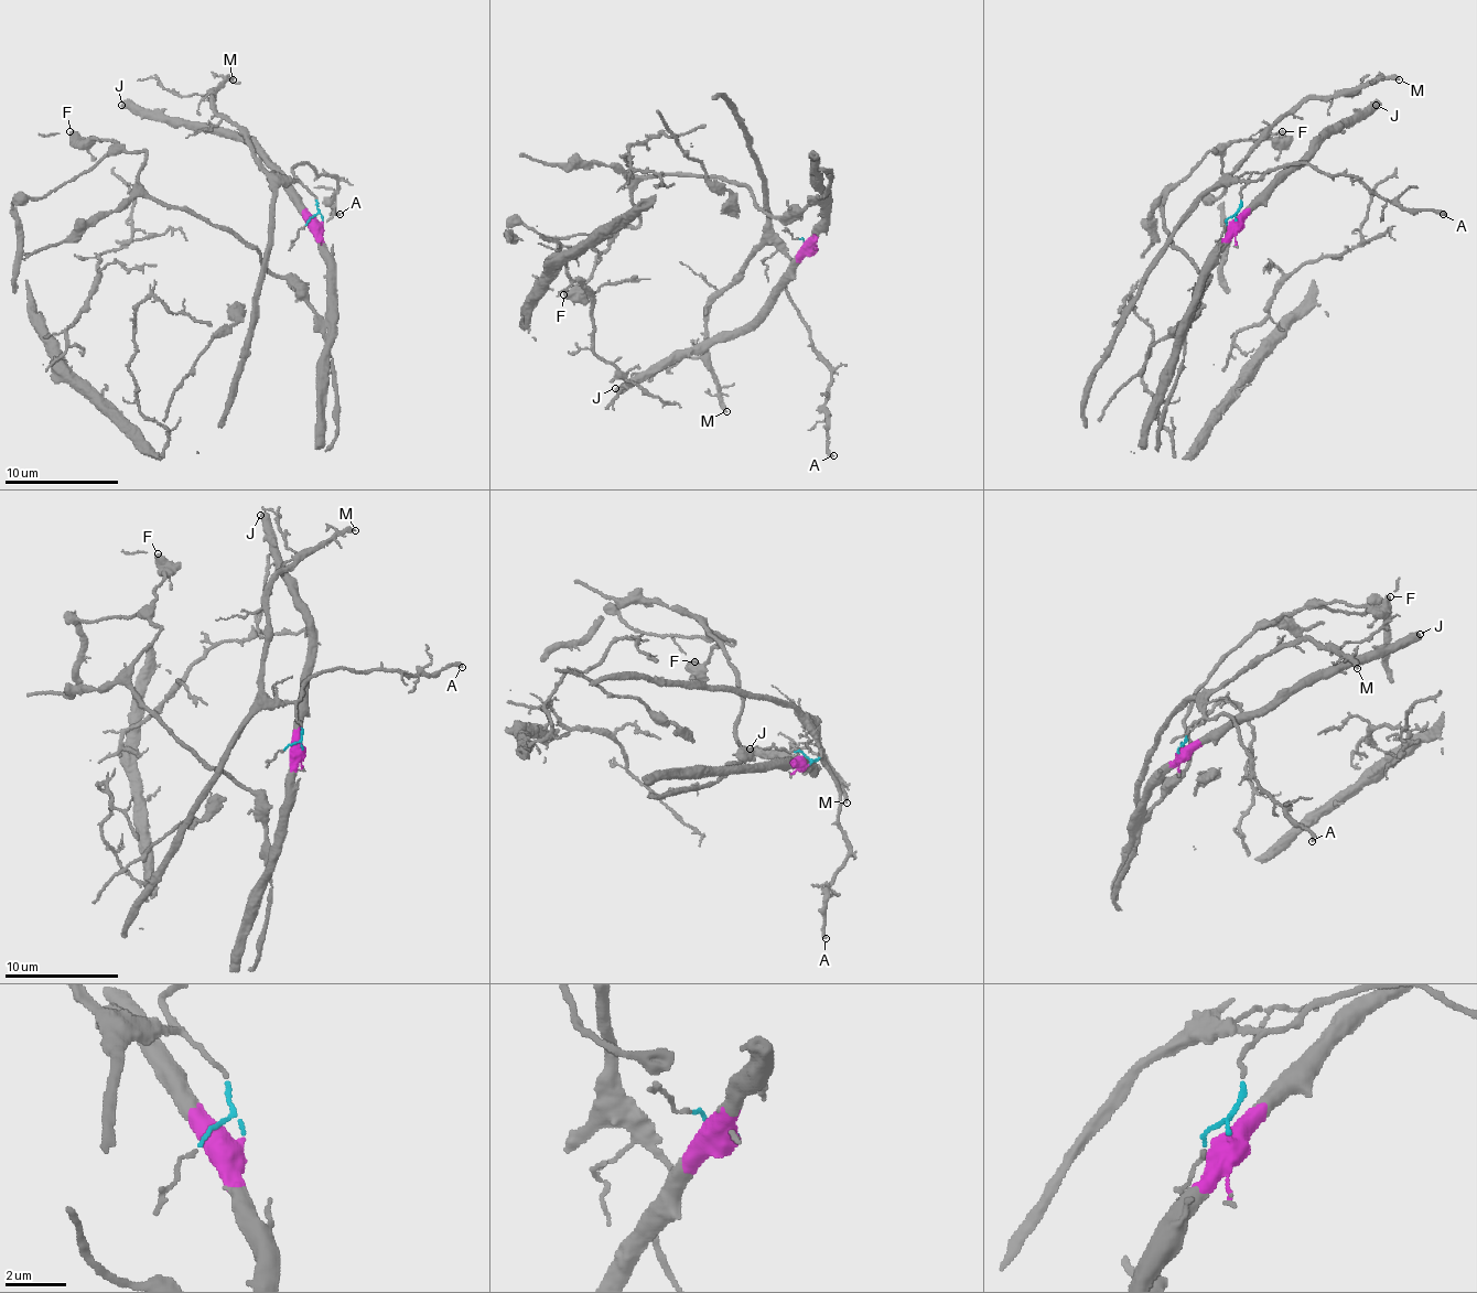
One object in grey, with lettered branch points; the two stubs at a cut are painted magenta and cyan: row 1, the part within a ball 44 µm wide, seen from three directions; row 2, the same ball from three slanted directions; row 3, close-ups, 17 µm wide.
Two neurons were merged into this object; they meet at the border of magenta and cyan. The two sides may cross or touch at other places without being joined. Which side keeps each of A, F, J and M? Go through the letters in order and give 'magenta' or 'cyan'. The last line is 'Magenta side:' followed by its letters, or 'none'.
A: cyan
F: magenta
J: magenta
M: cyan
Magenta side: F, J

